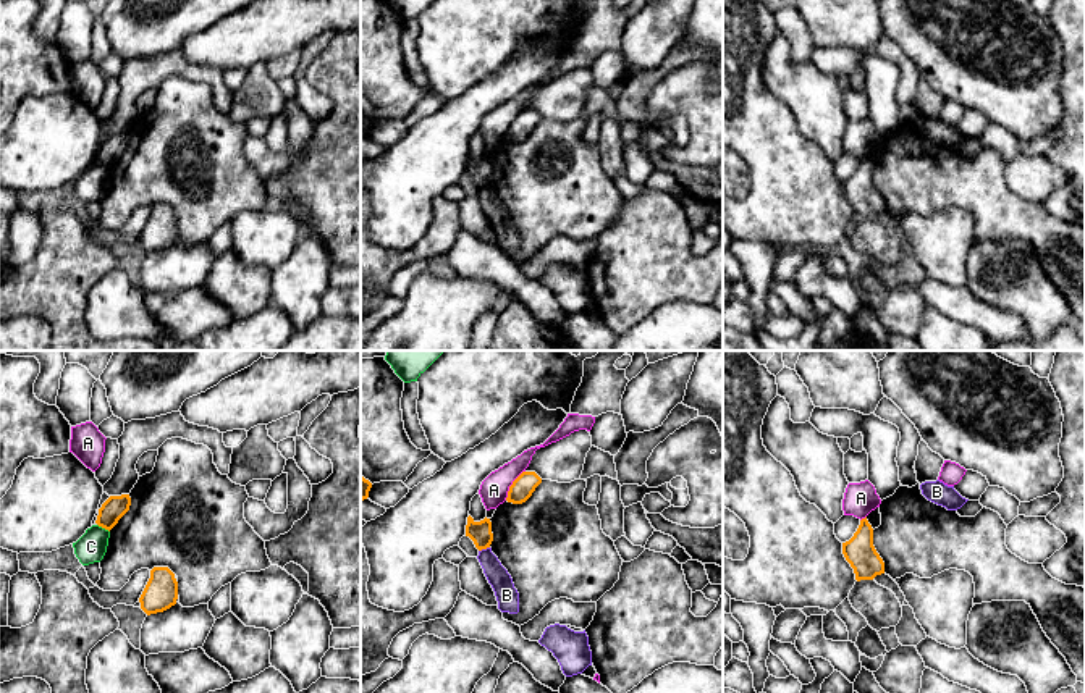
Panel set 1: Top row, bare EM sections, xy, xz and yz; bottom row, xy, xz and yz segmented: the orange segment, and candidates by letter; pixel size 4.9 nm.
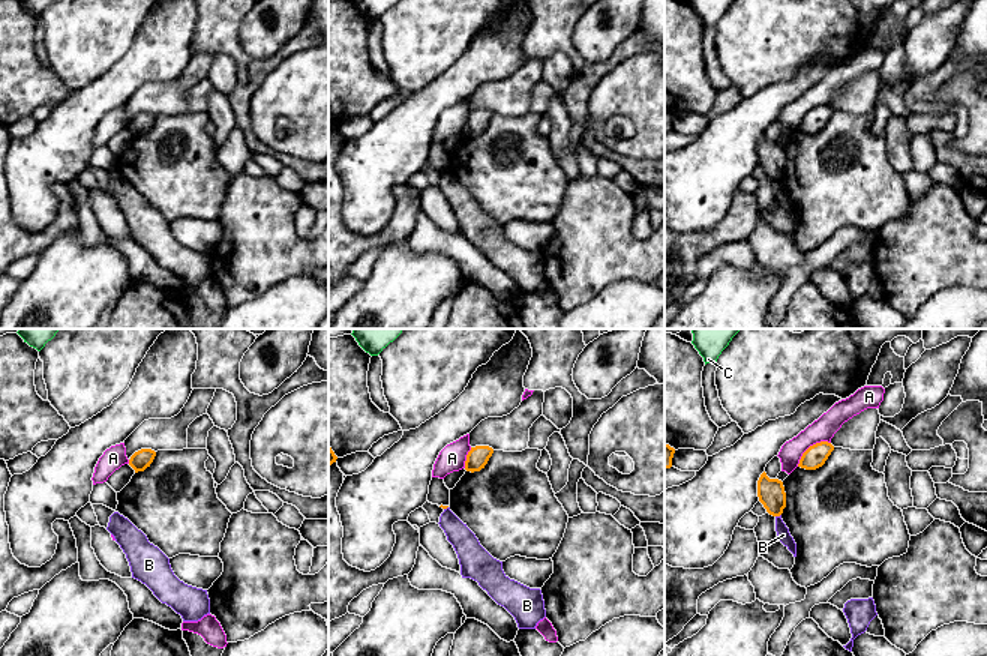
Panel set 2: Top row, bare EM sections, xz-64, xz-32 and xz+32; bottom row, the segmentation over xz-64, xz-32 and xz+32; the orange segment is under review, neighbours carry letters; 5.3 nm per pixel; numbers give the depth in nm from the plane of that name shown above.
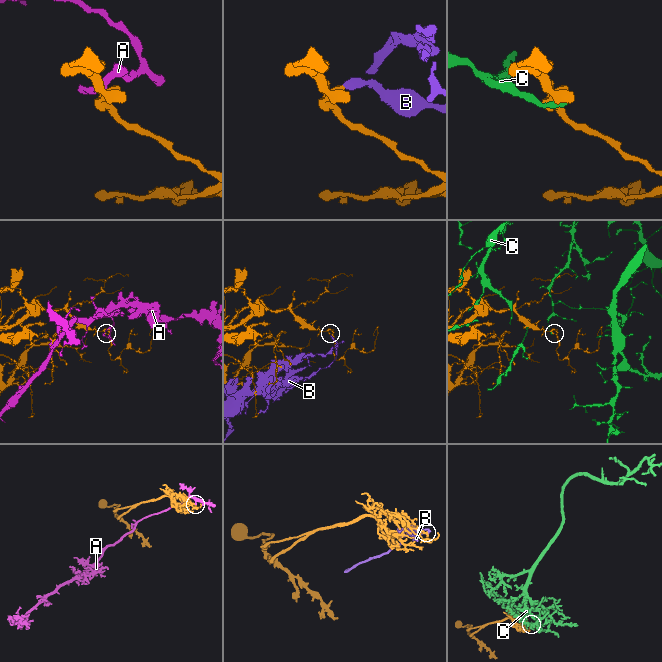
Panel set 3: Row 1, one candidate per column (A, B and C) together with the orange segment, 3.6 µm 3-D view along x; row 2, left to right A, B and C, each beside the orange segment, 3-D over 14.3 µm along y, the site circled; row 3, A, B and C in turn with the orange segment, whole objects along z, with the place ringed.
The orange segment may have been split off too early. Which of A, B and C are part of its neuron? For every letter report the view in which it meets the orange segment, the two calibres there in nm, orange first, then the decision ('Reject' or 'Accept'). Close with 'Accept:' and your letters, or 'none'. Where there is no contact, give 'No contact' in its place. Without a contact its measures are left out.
A: Touches orange in xz. Thickness 110 nm (orange) against 140 nm. Reject
B: Touches orange in xz. Thickness 110 nm (orange) against 110 nm. Reject
C: Touches orange in xy. Thickness 110 nm (orange) against 150 nm. Reject
Accept: none

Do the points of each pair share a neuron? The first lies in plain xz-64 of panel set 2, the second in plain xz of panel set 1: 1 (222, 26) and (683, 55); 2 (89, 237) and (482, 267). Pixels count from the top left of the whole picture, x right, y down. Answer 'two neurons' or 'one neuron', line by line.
1: one neuron
2: one neuron

